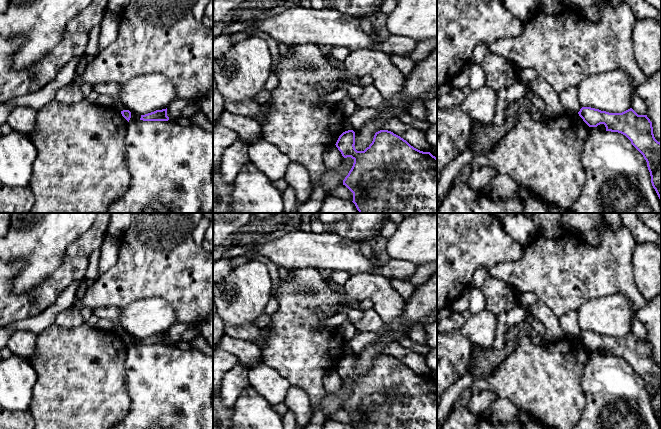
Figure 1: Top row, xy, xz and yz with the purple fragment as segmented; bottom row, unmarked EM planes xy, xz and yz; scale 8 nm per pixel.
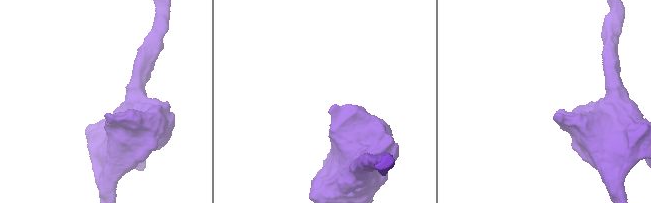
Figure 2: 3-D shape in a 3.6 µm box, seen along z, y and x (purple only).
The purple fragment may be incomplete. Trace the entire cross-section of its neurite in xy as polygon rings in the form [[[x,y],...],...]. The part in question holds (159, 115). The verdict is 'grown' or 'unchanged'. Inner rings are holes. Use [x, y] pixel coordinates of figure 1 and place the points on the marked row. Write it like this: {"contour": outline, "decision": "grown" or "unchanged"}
{"contour": [[[167,108],[162,110],[156,110],[154,112],[141,115],[140,120],[143,121],[168,121],[169,117],[167,116]]], "decision": "unchanged"}

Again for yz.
{"contour": [[[582,107],[578,114],[589,127],[604,124],[606,131],[621,133],[631,141],[631,144],[643,155],[647,162],[652,186],[661,203],[661,143],[655,139],[652,122],[647,115],[638,115],[632,108],[622,113],[609,113],[591,107]]], "decision": "unchanged"}

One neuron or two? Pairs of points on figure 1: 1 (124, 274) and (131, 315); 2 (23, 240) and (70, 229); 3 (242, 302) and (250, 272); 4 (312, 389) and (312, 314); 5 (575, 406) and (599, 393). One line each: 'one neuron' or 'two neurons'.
1: two neurons
2: one neuron
3: one neuron
4: one neuron
5: two neurons

